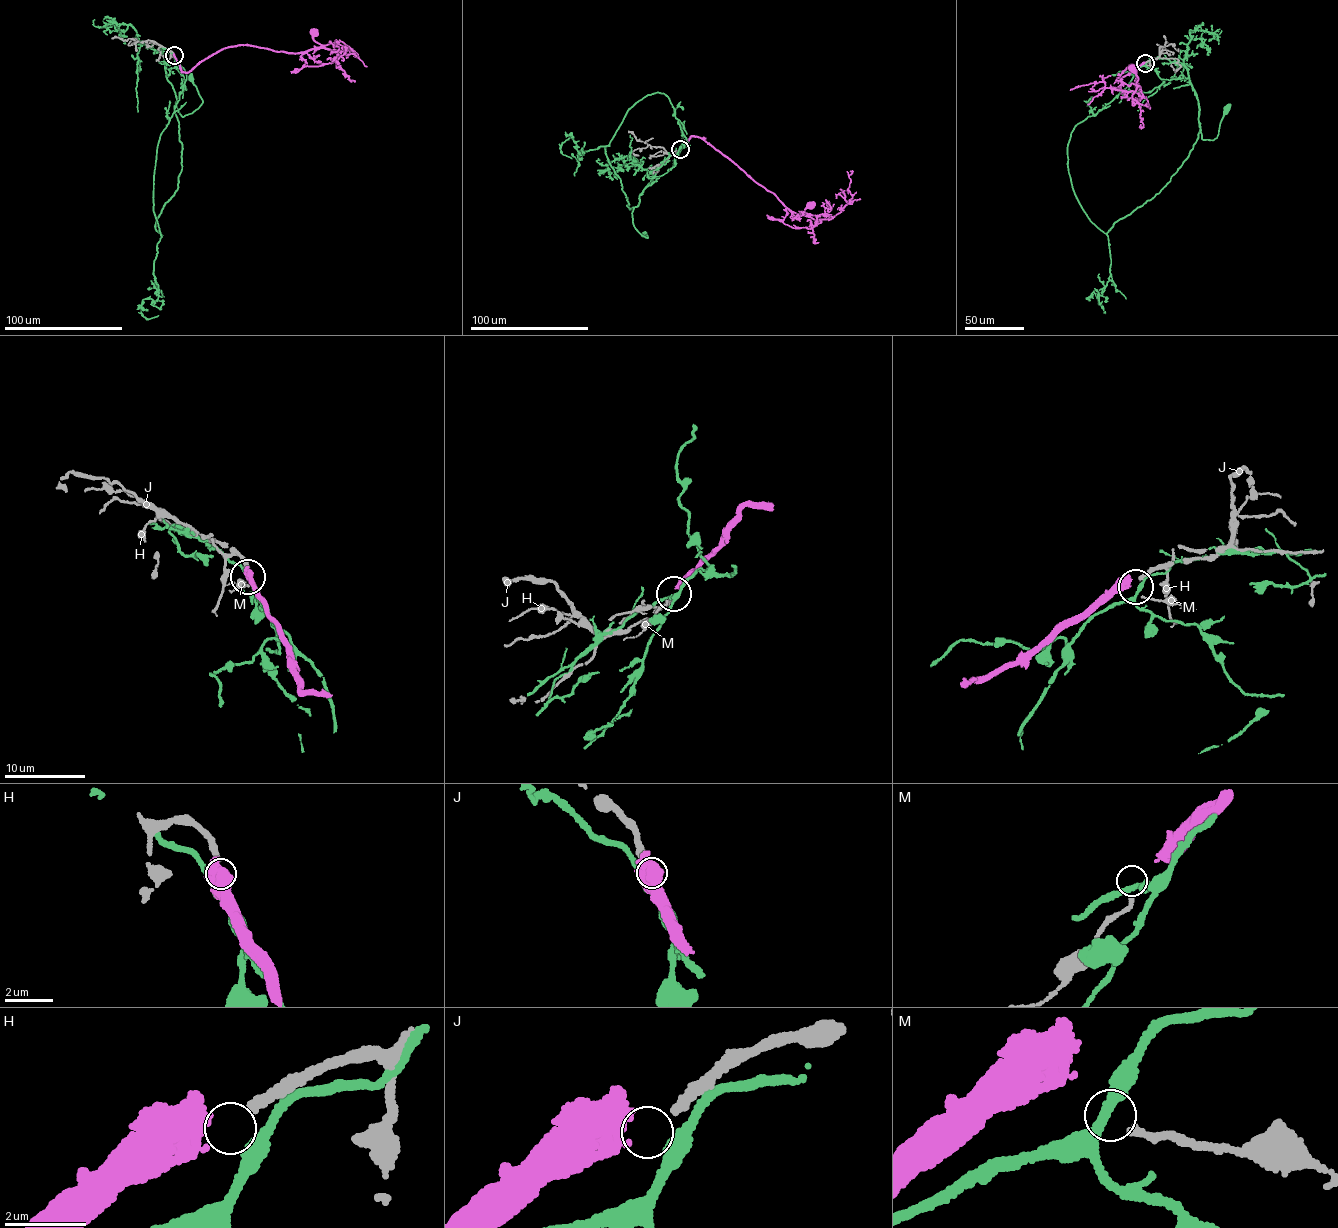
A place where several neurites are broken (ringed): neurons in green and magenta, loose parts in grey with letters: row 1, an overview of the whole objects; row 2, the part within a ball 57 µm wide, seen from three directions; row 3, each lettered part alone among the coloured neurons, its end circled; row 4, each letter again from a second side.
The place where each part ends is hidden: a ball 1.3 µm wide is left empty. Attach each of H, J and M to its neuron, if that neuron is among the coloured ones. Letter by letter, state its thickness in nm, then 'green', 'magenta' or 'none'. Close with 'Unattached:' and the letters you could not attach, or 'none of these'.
H: 260 nm | none
J: 240 nm | none
M: 170 nm | none
Unattached: H, J, M

